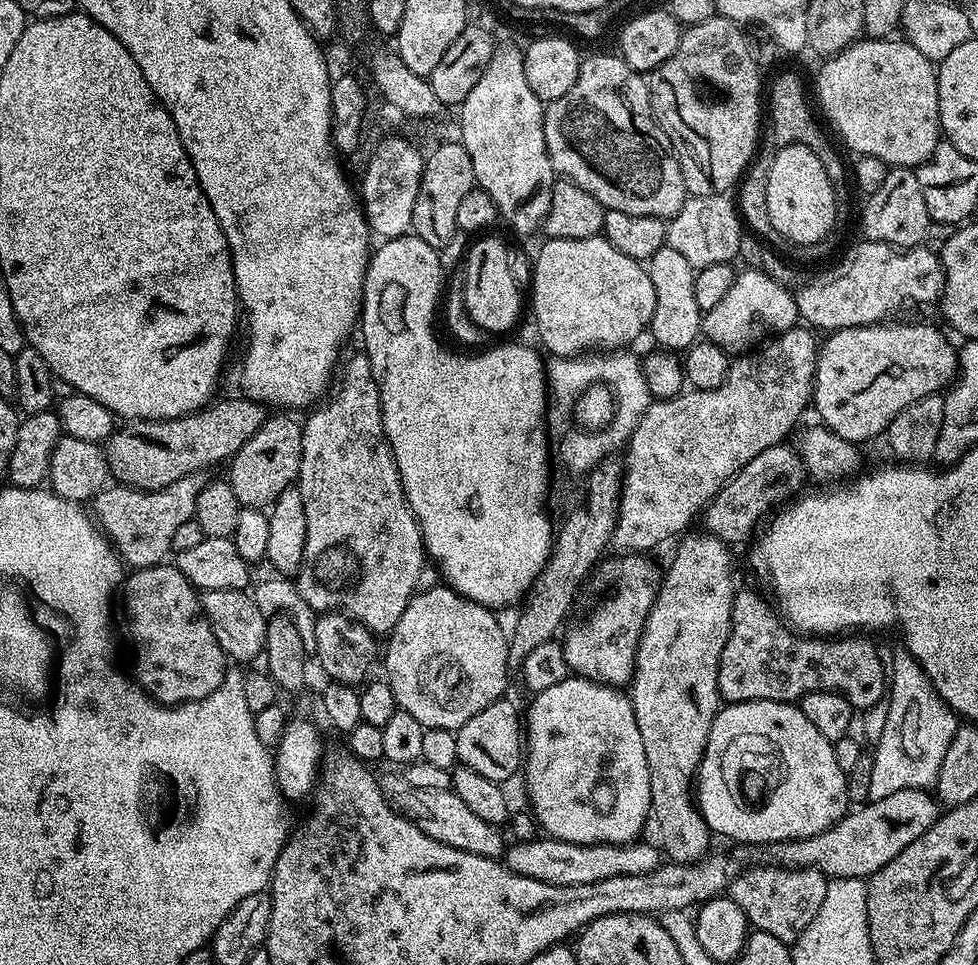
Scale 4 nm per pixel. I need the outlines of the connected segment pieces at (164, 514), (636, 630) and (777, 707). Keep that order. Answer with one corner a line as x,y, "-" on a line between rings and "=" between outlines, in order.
201,470
186,478
178,478
178,482
170,482
170,486
157,492
109,486
91,501
90,512
100,531
108,537
112,547
129,569
149,568
161,563
167,557
164,555
172,552
178,526
195,517
198,494
202,494
209,479
209,473
=
648,554
612,555
601,559
594,572
594,580
602,587
609,588
612,593
608,600
602,601
589,614
588,620
574,625
572,629
569,627
563,633
562,643
569,673
585,676
596,684
624,686
631,681
632,672
636,669
636,651
646,626
646,618
660,591
662,568
=
751,700
750,702
728,704
721,707
719,714
716,715
712,723
710,738
706,742
706,750
700,763
700,771
694,781
696,803
706,822
708,831
717,837
725,836
728,840
736,840
732,842
739,842
740,844
773,844
779,840
810,838
814,834
822,834
830,826
834,826
844,817
844,813
849,811
850,801
847,796
848,776
842,770
842,766
838,766
837,760
834,759
832,745
833,741
827,740
811,724
810,718
806,718
806,714
802,714
802,710
795,703
783,704
773,700

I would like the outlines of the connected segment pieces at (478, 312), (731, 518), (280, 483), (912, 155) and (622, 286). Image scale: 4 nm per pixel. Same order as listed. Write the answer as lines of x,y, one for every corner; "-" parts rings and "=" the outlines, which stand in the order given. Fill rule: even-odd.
484,234
466,252
466,263
462,268
464,278
464,305
472,321
485,334
508,332
520,316
520,284
512,273
512,260
508,248
496,236
=
791,443
775,444
770,446
770,450
762,450
758,458
750,458
750,462
746,462
746,466
742,466
742,470
724,484
708,503
702,513
703,531
729,546
742,543
761,527
760,516
767,517
777,506
791,501
805,487
804,480
806,469
800,460
800,453
=
292,414
272,415
269,415
261,428
230,457
227,465
228,485
234,490
234,498
238,498
240,505
245,508
267,509
300,478
304,433
301,421
296,421
=
861,38
856,43
851,44
850,47
842,49
838,55
827,57
821,64
824,65
821,66
820,73
816,76
816,92
820,95
820,104
824,107
829,122
836,127
837,134
853,148
853,153
882,158
882,162
886,165
910,169
925,164
930,158
930,154
934,154
934,150
942,142
940,111
938,110
938,82
936,81
938,68
933,61
926,58
926,54
922,54
922,50
918,50
903,38
885,38
882,40
=
603,235
591,236
590,238
548,238
543,241
540,253
536,256
536,265
532,268
532,316
536,319
536,332
540,340
552,351
553,357
557,356
578,356
591,353
593,350
624,350
639,338
645,335
646,329
652,323
654,314
654,286
648,277
647,267
641,261
634,258
626,258
622,250
614,250
610,242
604,239

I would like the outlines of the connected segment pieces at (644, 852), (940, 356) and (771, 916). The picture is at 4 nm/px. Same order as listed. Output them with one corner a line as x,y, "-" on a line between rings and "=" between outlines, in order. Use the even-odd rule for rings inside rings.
537,838
507,845
503,863
512,872
554,886
578,886
586,882
602,882
602,878
618,878
630,874
650,874
662,863
662,852
655,843
575,844
551,838
=
881,322
878,324
863,324
857,328
840,328
837,332
831,333
827,337
828,341
821,343
818,348
816,357
816,379
812,381
812,398
811,403
814,405
819,419
824,427
828,428
834,434
838,434
842,438
846,438
857,446
863,445
863,440
872,440
875,436
883,437
887,433
890,422
894,422
894,418
898,414
902,414
902,410
906,410
906,406
910,406
910,402
918,402
918,398
926,398
943,393
955,381
958,375
958,348
952,345
938,329
932,324
888,324
892,322
=
749,866
731,881
730,895
738,906
742,906
742,914
746,914
749,925
757,932
774,934
786,945
795,944
796,940
814,922
814,916
822,907
822,898
826,898
829,877
813,868
777,868
775,866

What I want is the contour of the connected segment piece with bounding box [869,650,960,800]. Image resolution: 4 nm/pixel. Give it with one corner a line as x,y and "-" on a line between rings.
907,651
896,655
888,674
888,693
886,696
887,716
882,738
874,746
873,766
870,783
870,799
886,798
897,790
931,787
939,779
940,768
950,742
959,728
960,722
955,712
937,692
932,689
924,668

